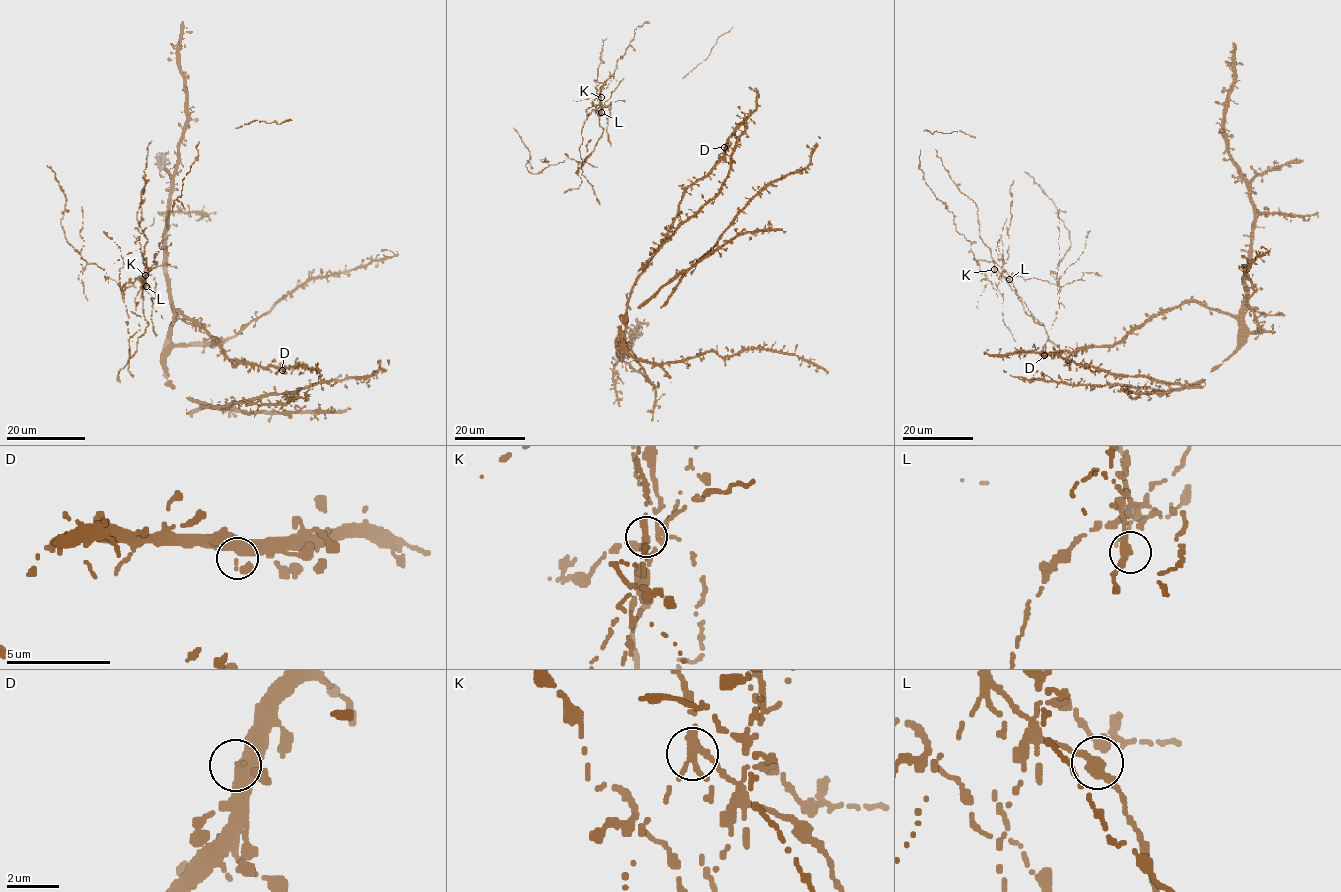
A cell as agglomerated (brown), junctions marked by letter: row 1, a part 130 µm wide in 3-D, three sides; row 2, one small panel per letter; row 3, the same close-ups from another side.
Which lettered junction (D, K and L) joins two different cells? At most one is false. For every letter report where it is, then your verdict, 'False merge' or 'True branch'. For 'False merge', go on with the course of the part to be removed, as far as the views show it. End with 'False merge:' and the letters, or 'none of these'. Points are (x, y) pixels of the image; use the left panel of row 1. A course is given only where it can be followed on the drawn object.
D: Place: (282, 370). True branch
K: Place: (145, 275). False merge
L: Place: (146, 286). True branch
False merge: K

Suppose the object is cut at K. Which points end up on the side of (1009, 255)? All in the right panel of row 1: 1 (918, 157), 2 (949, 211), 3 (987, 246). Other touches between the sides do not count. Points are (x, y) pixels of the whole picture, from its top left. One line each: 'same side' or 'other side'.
1: same side
2: same side
3: other side

